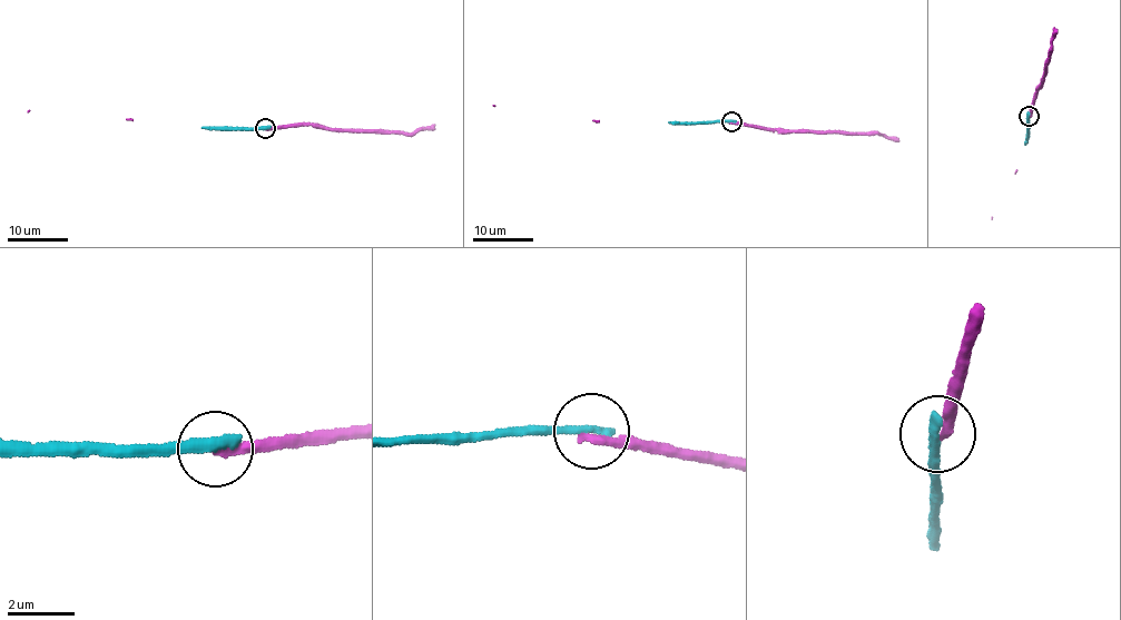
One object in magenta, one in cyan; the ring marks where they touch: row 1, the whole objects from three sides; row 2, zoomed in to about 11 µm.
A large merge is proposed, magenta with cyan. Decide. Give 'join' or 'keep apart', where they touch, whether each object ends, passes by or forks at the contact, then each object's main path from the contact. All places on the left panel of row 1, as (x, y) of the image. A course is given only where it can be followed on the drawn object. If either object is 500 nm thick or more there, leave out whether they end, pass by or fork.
keep apart; place (265, 128); magenta ends; cyan ends; course magenta (266, 128), (27, 112); course cyan (266, 128), (202, 128)

